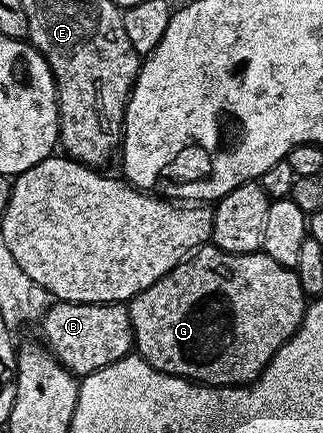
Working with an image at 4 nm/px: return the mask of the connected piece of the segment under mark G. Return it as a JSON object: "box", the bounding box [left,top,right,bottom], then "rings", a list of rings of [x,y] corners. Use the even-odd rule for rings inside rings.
{"box":[127,244,306,387],"rings":[[[214,244],[201,245],[199,249],[192,250],[183,261],[179,261],[169,273],[162,275],[162,279],[155,281],[146,291],[127,302],[130,323],[132,324],[132,340],[135,352],[150,367],[154,367],[163,373],[169,373],[175,377],[187,377],[202,385],[213,387],[231,387],[233,385],[251,385],[253,381],[260,378],[270,359],[290,340],[296,333],[296,328],[302,323],[304,310],[306,308],[306,295],[302,291],[302,283],[298,279],[295,269],[282,267],[282,263],[274,263],[270,255],[262,251],[255,253],[231,253],[222,251]]]}

